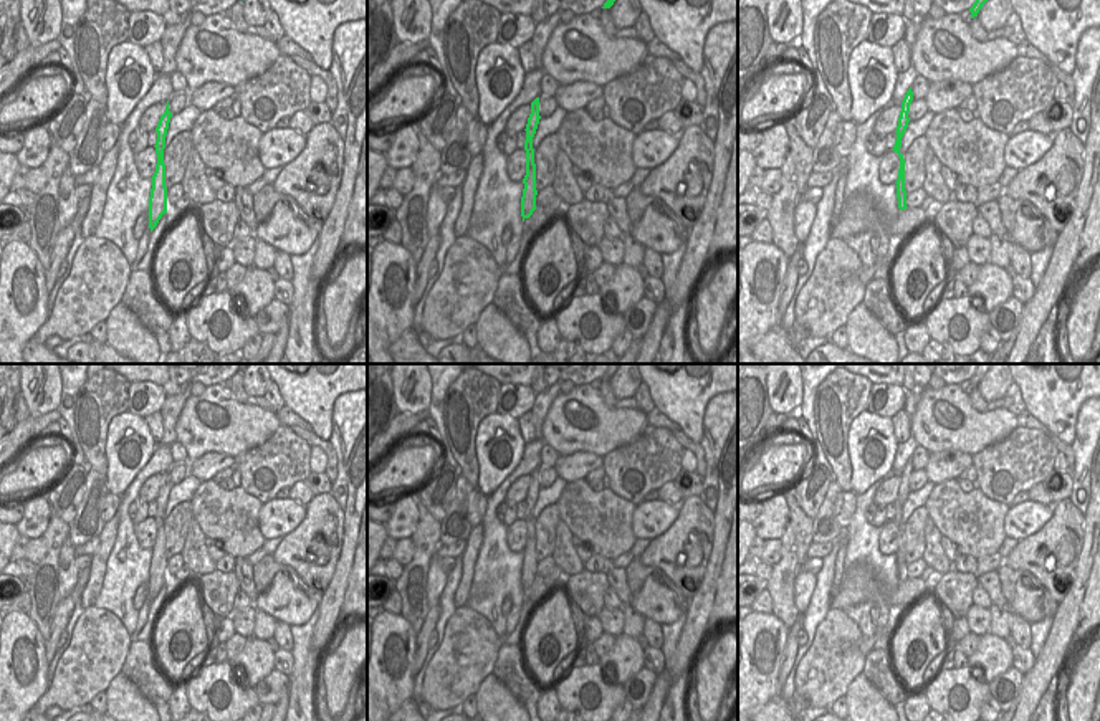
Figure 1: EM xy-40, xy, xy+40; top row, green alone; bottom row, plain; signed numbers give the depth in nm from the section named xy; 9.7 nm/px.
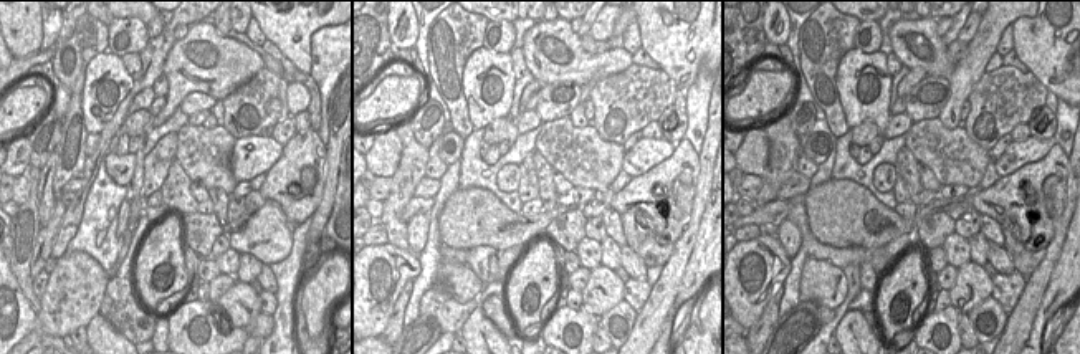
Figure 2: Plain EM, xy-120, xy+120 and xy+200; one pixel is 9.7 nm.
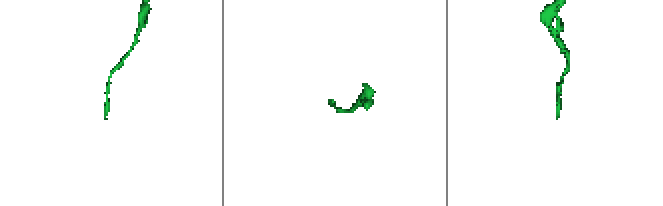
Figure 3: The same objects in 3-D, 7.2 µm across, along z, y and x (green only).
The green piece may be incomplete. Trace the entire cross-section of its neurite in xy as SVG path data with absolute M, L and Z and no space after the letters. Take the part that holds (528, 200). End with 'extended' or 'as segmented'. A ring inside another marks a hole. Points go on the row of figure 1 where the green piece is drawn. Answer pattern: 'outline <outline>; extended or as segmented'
outline M536 98L531 103L531 114L528 117L526 124L526 141L524 141L524 150L526 150L526 175L523 179L524 189L521 197L521 217L523 222L533 215L536 210L536 164L534 164L534 149L533 149L533 137L536 134L538 124L539 124L539 98Z; as segmented

